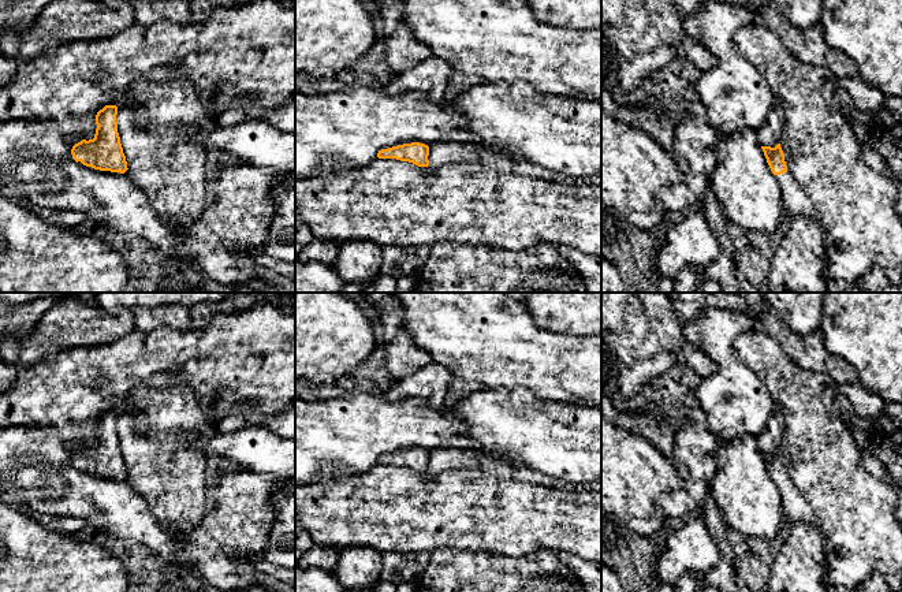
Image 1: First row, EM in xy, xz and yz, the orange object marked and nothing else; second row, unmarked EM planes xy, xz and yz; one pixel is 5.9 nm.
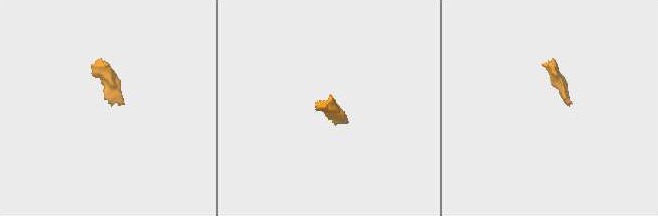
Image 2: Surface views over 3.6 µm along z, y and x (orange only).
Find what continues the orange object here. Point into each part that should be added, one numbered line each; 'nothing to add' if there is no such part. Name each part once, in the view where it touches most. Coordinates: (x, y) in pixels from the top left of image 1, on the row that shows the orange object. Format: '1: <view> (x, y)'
1: yz (794, 203)

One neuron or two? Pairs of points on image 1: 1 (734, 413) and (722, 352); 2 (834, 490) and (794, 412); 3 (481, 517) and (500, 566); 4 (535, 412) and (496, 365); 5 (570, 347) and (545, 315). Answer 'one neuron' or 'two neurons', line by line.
1: one neuron
2: one neuron
3: two neurons
4: two neurons
5: two neurons

